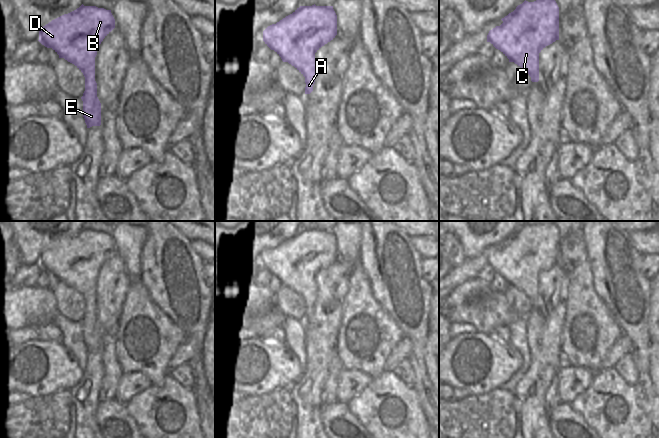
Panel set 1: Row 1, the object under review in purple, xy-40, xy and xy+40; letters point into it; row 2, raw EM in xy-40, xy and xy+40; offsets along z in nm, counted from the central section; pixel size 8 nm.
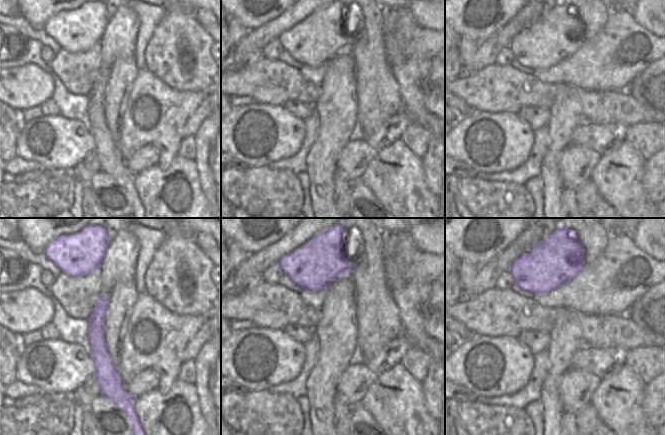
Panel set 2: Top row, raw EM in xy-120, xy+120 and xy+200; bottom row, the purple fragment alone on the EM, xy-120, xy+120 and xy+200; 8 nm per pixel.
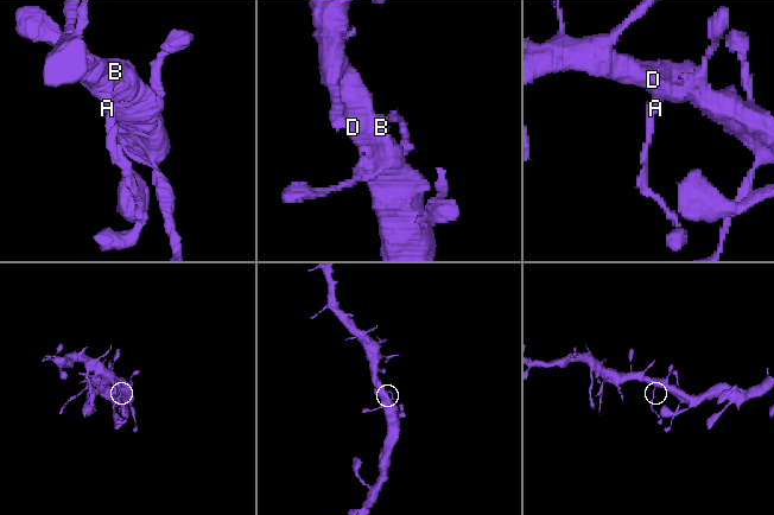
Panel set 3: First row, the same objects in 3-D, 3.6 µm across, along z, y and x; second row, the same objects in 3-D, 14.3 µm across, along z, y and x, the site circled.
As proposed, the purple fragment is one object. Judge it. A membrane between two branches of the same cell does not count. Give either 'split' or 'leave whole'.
leave whole

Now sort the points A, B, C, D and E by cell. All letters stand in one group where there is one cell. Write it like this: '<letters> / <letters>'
A B C D E

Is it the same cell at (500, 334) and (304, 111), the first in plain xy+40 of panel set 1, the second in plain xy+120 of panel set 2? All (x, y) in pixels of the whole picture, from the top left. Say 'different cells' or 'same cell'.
same cell

